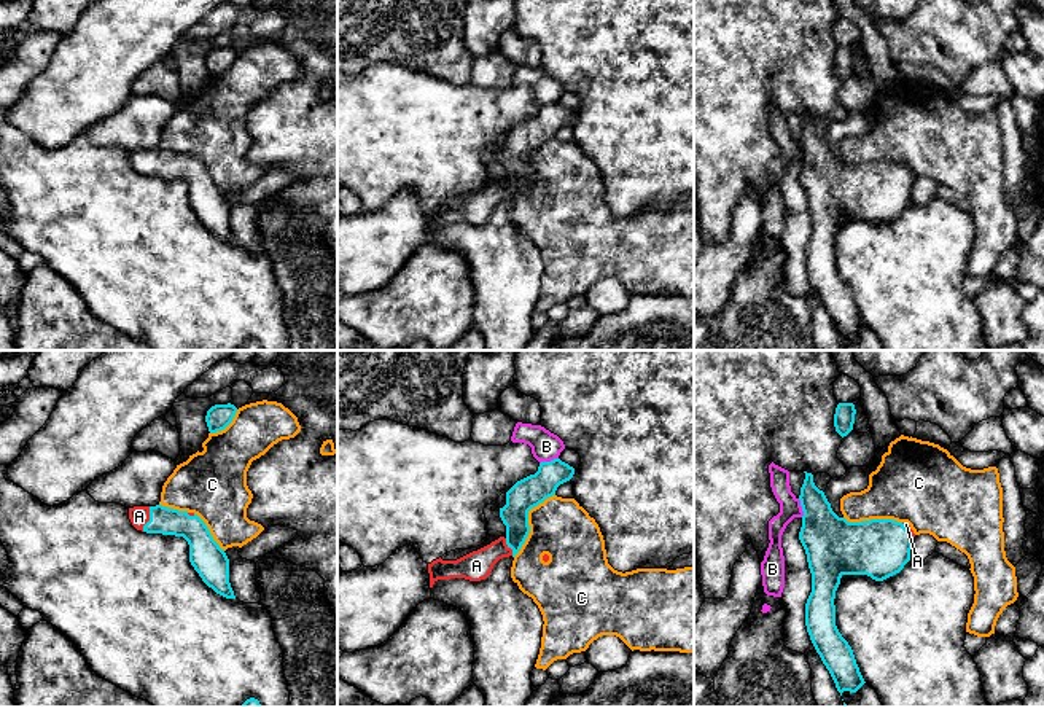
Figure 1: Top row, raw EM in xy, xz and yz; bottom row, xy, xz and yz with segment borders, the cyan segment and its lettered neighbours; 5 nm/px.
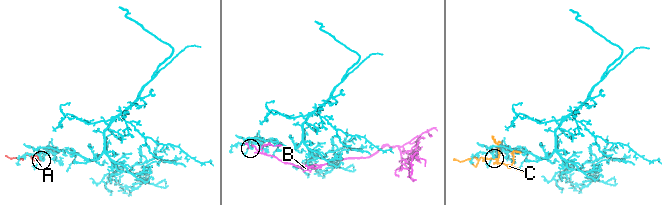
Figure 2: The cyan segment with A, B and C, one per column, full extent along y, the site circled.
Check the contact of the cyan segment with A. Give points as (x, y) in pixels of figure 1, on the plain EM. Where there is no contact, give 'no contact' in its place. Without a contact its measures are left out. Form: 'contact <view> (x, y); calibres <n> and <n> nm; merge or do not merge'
contact xy (150, 163); calibres 140 and 100 nm; merge

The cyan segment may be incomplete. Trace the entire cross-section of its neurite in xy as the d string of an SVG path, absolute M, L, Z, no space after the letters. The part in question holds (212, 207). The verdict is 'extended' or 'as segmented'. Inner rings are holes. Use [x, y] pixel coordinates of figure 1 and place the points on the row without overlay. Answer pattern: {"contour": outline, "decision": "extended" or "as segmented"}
{"contour": "M156 148L129 151L129 162L146 177L183 180L189 188L189 205L202 225L216 237L236 242L229 226L229 202L197 158Z", "decision": "extended"}

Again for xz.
{"contour": "M560 102L541 105L535 118L517 124L506 135L506 148L500 151L506 178L457 204L442 204L439 201L428 207L430 231L438 223L485 223L500 202L514 201L530 177L528 154L555 139L557 131L570 124L573 118L575 111Z", "decision": "extended"}

